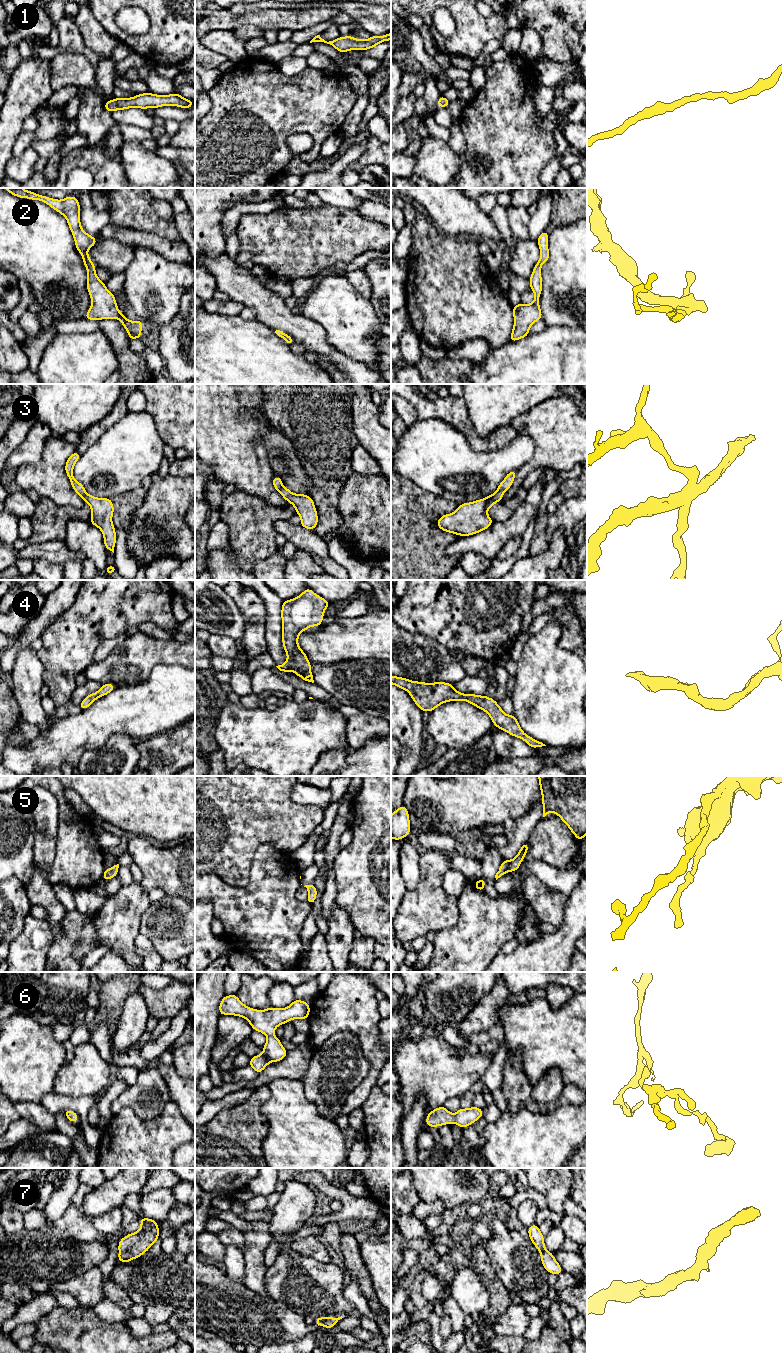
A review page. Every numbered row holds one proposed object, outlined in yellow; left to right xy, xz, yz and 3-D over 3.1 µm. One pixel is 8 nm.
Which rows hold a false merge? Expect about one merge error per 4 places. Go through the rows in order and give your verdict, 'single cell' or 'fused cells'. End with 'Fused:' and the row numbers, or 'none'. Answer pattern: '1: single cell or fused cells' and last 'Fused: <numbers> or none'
1: single cell
2: single cell
3: fused cells
4: single cell
5: single cell
6: single cell
7: single cell
Fused: 3

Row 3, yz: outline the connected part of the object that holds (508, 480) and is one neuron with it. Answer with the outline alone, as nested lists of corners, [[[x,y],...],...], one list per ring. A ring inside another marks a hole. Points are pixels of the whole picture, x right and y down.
[[[516,470],[510,471],[506,475],[504,480],[498,485],[497,491],[494,494],[491,494],[491,495],[487,496],[486,498],[484,498],[487,502],[487,510],[490,509],[492,506],[494,506],[495,502],[493,500],[493,497],[496,493],[498,493],[500,491],[506,491],[512,486],[514,478],[516,476],[516,472],[517,472]]]

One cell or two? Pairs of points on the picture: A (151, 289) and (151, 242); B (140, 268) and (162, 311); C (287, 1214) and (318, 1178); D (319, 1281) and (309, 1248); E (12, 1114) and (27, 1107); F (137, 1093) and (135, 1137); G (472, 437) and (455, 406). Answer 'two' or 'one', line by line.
A: two
B: one
C: two
D: two
E: two
F: two
G: one

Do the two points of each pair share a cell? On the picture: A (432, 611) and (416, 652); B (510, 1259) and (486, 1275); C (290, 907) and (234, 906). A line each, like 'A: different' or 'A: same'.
A: different
B: different
C: same

